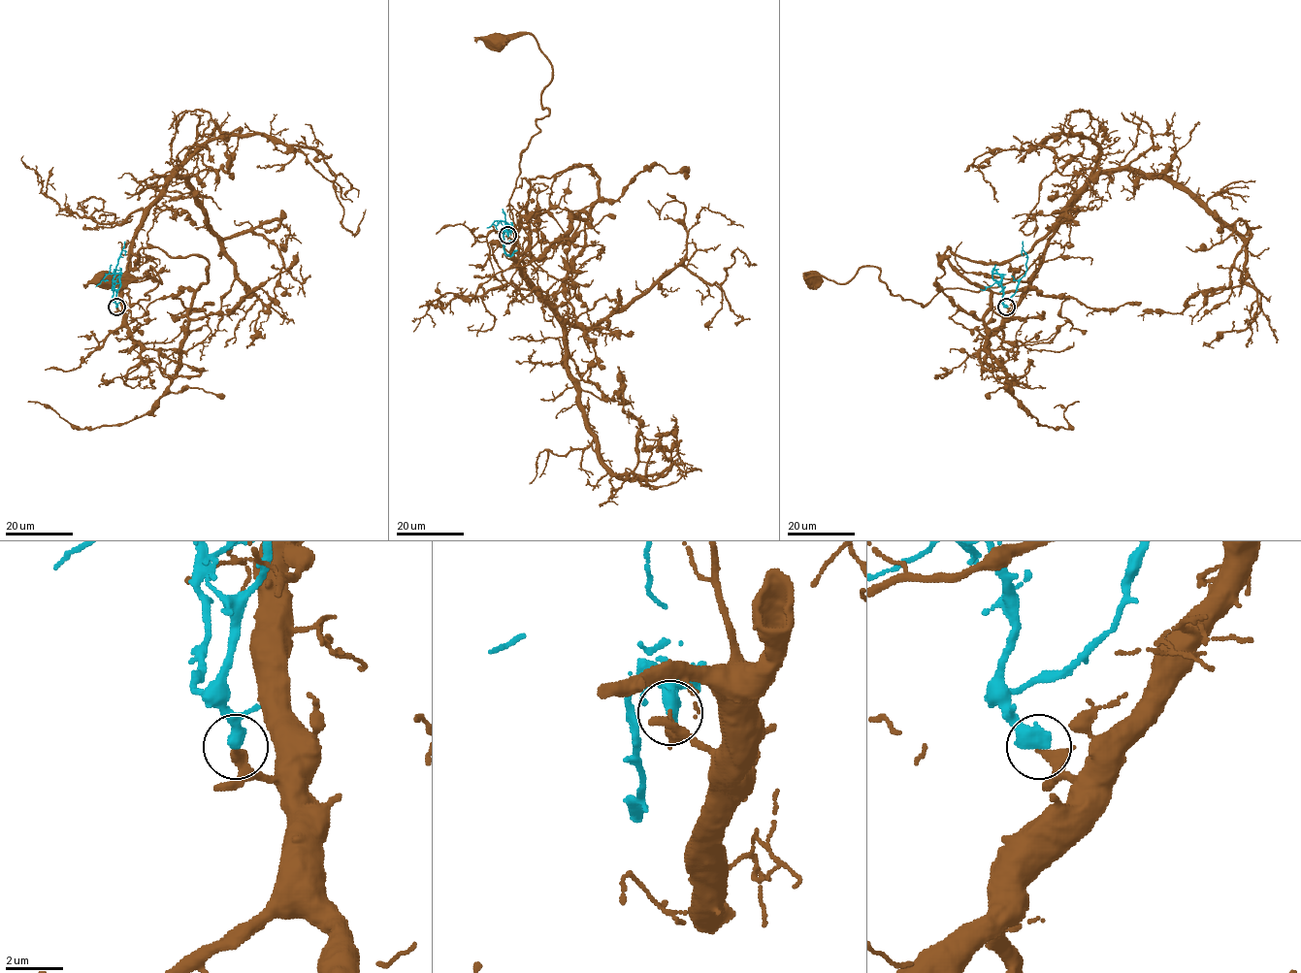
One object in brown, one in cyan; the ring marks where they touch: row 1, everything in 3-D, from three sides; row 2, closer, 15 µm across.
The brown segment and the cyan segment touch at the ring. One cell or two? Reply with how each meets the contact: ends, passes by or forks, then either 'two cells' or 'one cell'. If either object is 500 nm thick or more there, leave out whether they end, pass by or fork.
two cells

